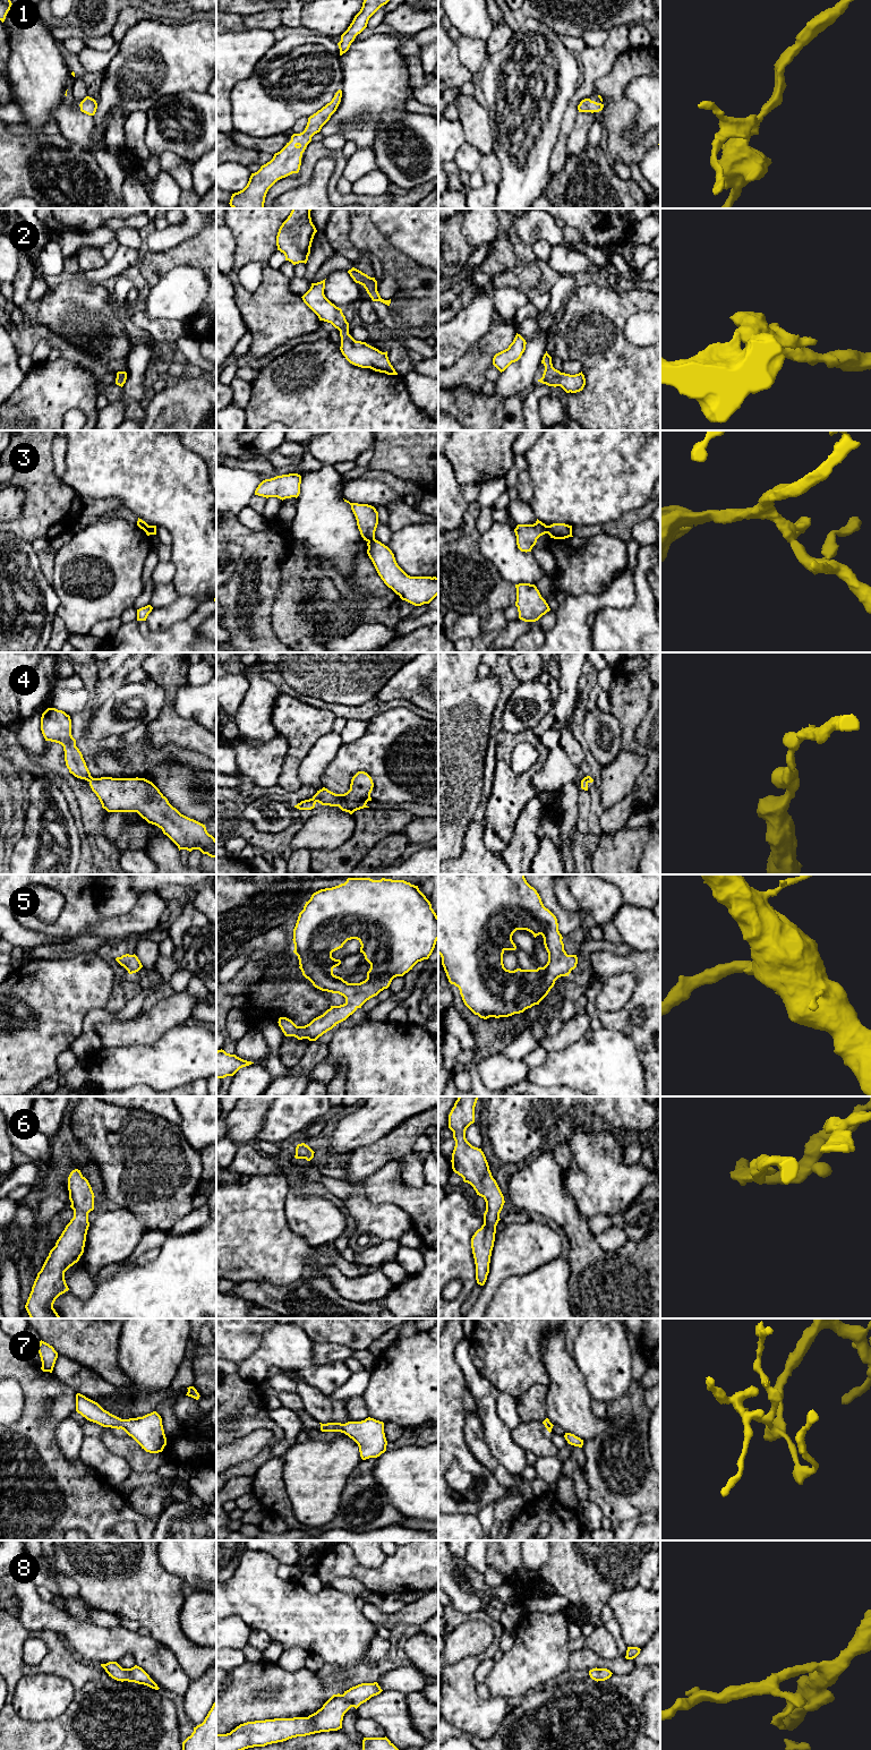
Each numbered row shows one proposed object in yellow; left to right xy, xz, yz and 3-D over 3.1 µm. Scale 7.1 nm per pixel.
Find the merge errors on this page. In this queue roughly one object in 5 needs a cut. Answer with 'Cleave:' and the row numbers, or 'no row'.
Cleave: 3

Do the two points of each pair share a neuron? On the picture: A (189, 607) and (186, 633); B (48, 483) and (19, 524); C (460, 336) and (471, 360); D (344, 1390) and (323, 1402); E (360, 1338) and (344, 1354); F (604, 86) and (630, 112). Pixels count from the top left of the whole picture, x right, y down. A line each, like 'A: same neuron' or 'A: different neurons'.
A: different neurons
B: same neuron
C: different neurons
D: different neurons
E: different neurons
F: same neuron

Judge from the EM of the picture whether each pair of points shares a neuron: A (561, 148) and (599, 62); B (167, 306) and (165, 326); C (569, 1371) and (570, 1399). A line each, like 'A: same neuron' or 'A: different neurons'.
A: same neuron
B: different neurons
C: same neuron

